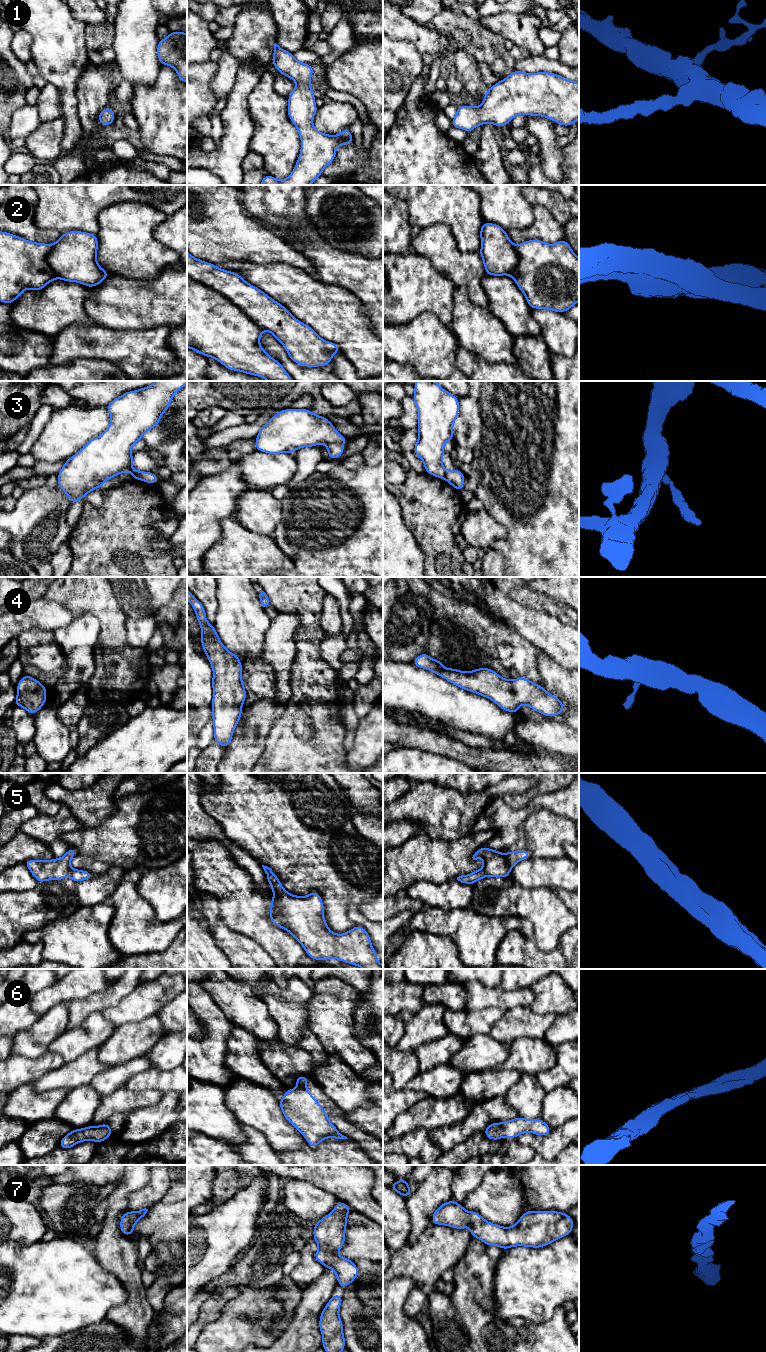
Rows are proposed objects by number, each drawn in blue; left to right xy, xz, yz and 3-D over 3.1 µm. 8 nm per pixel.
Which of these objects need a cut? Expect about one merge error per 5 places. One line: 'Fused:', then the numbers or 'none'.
Fused: 2, 3

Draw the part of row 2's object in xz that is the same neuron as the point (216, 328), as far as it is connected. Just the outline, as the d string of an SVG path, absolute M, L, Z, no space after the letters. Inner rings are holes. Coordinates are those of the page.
M187 276L187 348L216 359L231 371L268 381L293 381L285 368L260 345L262 331L229 299Z

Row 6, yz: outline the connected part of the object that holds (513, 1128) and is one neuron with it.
M517 1116L515 1119L502 1123L493 1122L484 1129L487 1139L502 1141L505 1136L507 1139L514 1139L523 1133L533 1133L538 1136L547 1136L552 1129L541 1118L526 1119Z

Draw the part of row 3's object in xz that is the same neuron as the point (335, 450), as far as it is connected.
M330 443L326 445L326 449L328 450L329 456L327 459L338 459L344 453L346 447L342 447L340 443Z

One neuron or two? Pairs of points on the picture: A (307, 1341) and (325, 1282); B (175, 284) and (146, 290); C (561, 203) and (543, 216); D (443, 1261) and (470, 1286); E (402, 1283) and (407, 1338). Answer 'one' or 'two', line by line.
A: one
B: one
C: two
D: two
E: one

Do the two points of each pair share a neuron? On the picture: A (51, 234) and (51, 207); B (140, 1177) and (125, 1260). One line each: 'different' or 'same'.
A: different
B: same

